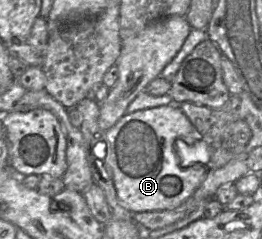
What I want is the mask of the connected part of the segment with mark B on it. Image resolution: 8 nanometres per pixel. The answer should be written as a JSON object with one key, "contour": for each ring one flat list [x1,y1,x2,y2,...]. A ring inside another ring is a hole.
{"contour":[[178,104,127,113,105,134,107,163,118,199,132,213,177,208,197,190,206,177,208,169,203,164,182,166,180,163,176,140,184,140,193,147,202,136]]}

